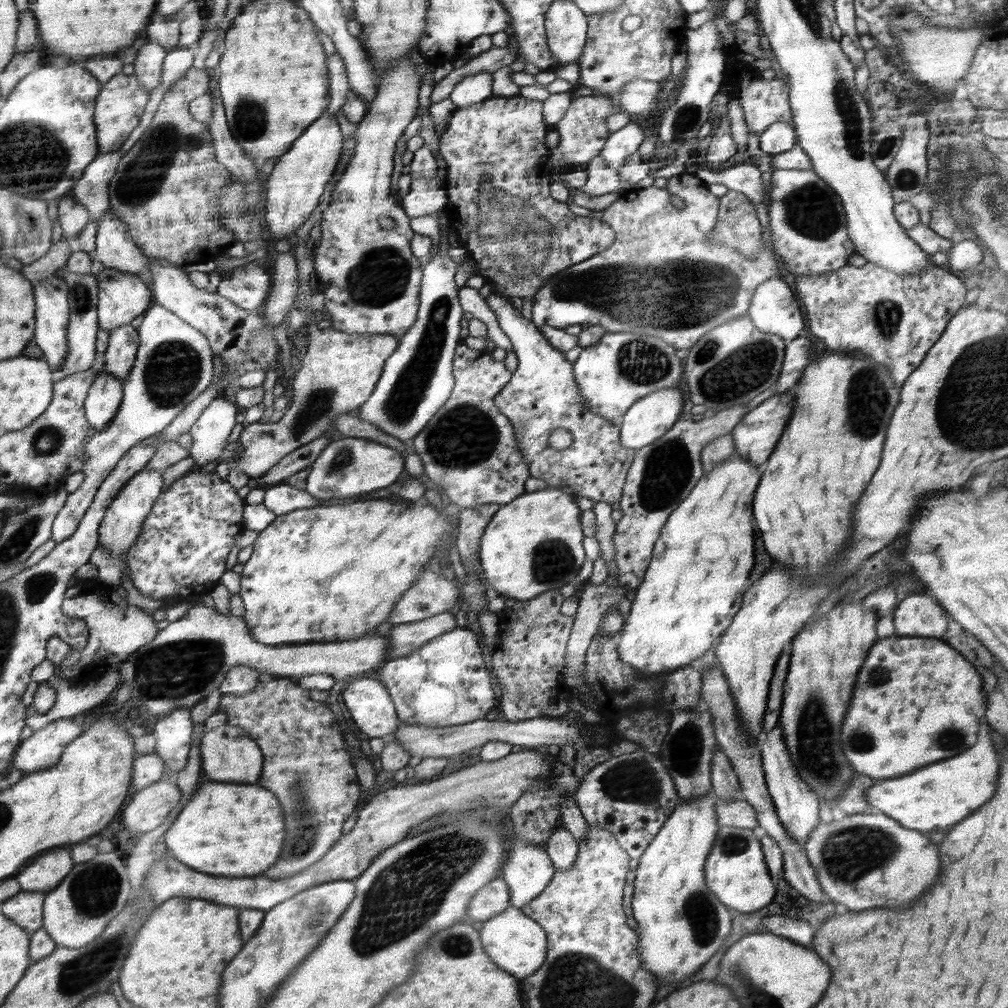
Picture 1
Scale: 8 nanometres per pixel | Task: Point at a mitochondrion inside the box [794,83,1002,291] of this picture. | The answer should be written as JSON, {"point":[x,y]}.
{"point":[906,179]}

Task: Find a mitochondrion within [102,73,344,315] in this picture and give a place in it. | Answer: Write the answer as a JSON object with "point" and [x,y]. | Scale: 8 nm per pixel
{"point":[164,143]}

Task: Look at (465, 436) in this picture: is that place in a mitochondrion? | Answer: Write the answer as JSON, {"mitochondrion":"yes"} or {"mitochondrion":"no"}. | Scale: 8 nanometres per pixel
{"mitochondrion":"yes"}

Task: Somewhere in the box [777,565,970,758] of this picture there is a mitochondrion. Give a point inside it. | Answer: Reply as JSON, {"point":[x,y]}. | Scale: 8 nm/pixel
{"point":[863,741]}

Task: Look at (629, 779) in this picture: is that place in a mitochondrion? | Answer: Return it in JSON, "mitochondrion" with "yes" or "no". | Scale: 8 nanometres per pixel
{"mitochondrion":"yes"}

